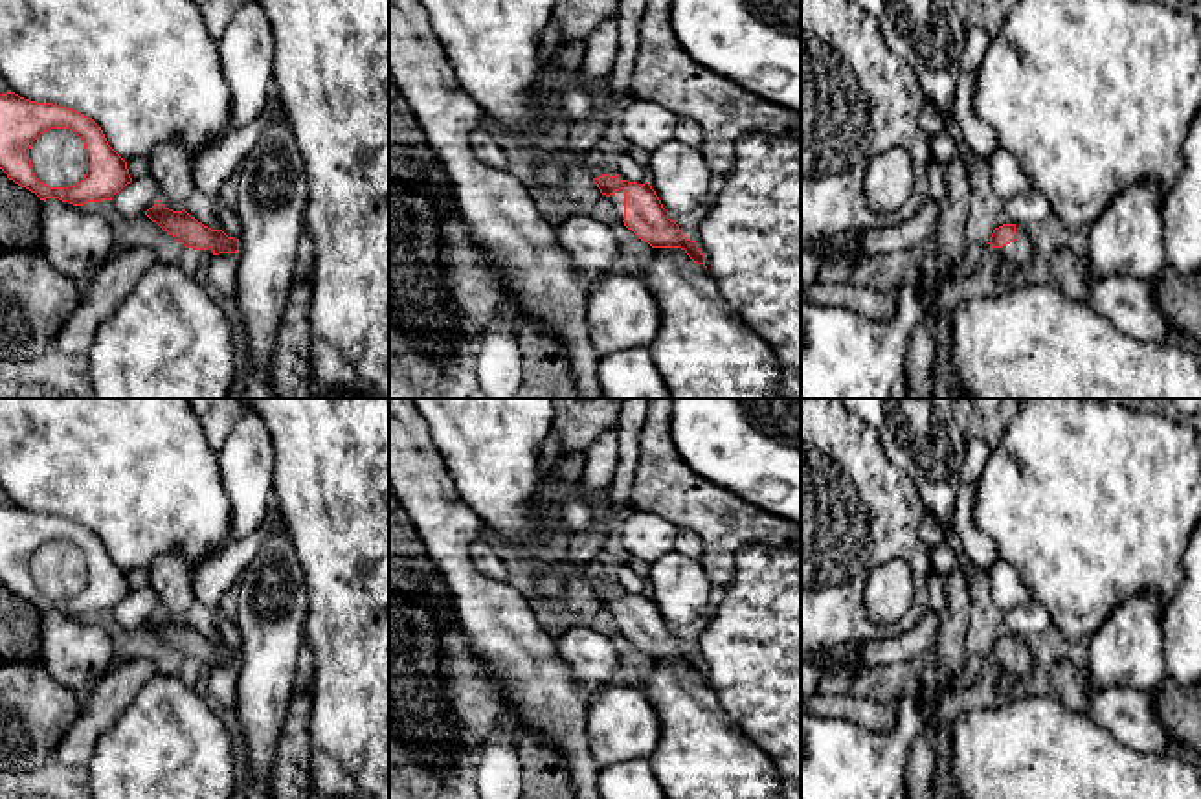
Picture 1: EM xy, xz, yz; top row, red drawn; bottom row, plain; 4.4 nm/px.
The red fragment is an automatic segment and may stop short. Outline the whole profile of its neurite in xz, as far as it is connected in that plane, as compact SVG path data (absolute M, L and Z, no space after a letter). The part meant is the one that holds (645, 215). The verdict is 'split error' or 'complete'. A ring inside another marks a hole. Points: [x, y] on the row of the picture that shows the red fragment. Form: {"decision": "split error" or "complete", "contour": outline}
{"decision": "split error", "contour": "M602 174L593 182L610 198L615 215L641 241L652 248L681 248L694 263L705 266L705 255L698 242L687 239L679 226L668 219L668 211L648 182L628 182L619 174Z"}

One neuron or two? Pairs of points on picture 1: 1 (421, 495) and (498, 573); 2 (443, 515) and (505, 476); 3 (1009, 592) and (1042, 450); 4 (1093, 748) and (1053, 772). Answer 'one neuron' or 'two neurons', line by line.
1: two neurons
2: two neurons
3: two neurons
4: one neuron

